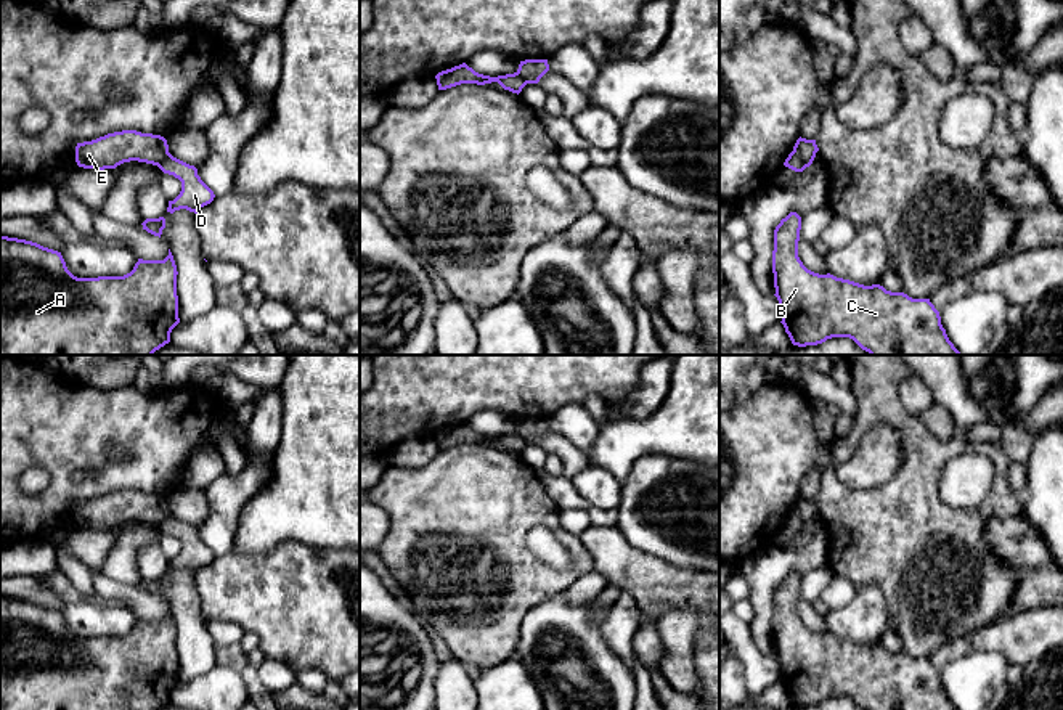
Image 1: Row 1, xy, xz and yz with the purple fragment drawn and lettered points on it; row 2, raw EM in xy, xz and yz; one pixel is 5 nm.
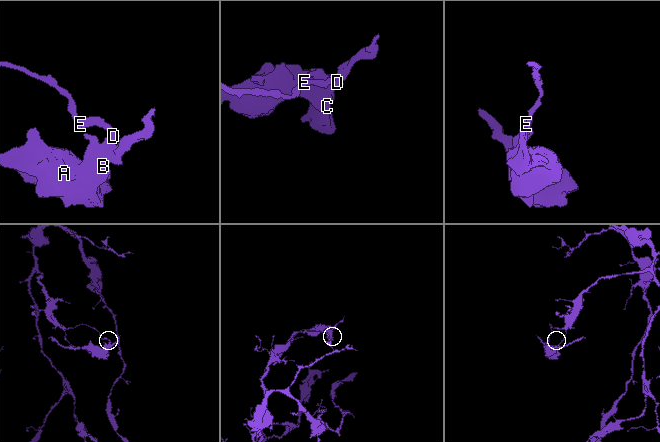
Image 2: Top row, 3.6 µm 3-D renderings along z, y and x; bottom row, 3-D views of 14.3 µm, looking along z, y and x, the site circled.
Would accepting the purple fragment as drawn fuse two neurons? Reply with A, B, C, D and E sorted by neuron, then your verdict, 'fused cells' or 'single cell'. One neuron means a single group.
A B C D / E | fused cells

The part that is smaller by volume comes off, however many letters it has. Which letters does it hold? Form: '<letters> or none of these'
A, B, C, D

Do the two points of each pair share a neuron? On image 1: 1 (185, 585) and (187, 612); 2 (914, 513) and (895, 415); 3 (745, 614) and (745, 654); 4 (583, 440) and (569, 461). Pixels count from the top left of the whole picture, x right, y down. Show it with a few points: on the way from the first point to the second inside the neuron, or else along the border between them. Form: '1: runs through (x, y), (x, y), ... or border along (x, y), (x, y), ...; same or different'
1: runs through (185, 591), (185, 606); same
2: runs through (914, 489), (916, 439); same
3: border along (736, 616), (749, 625); different
4: border along (549, 428), (562, 434), (586, 455); different

